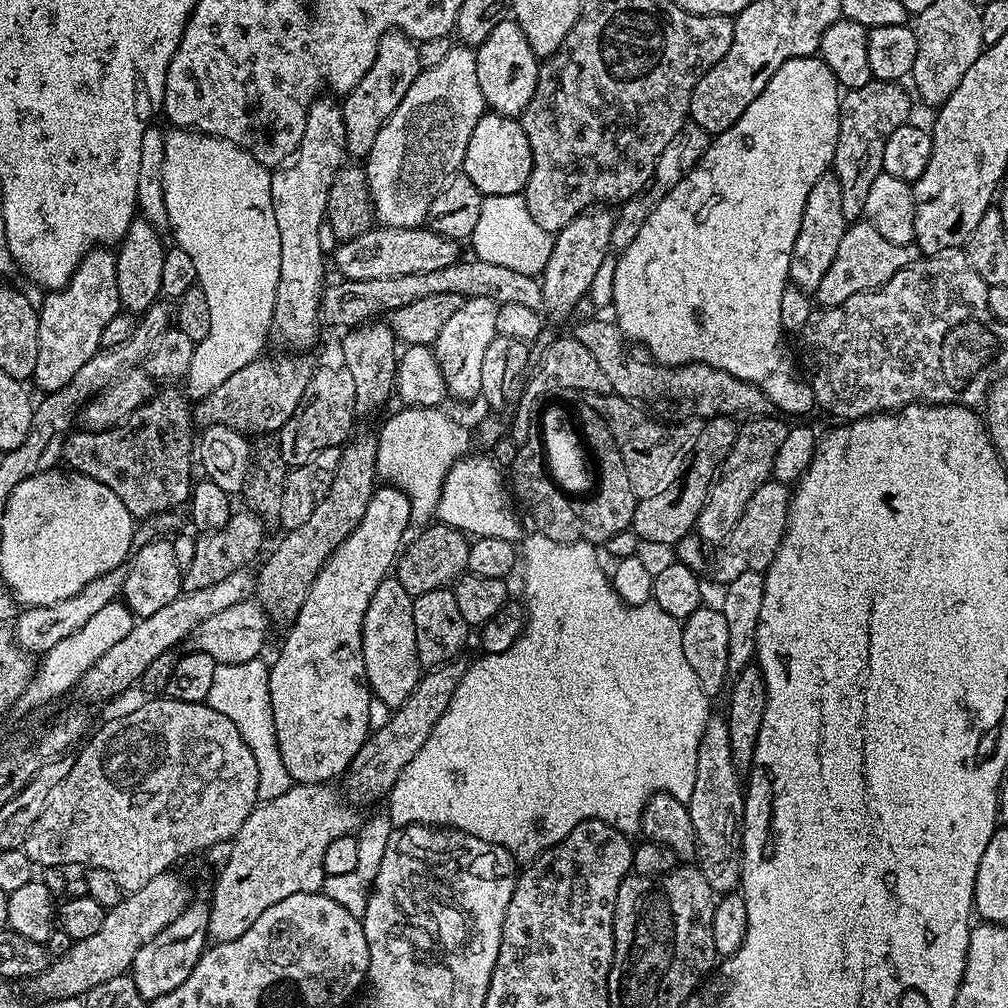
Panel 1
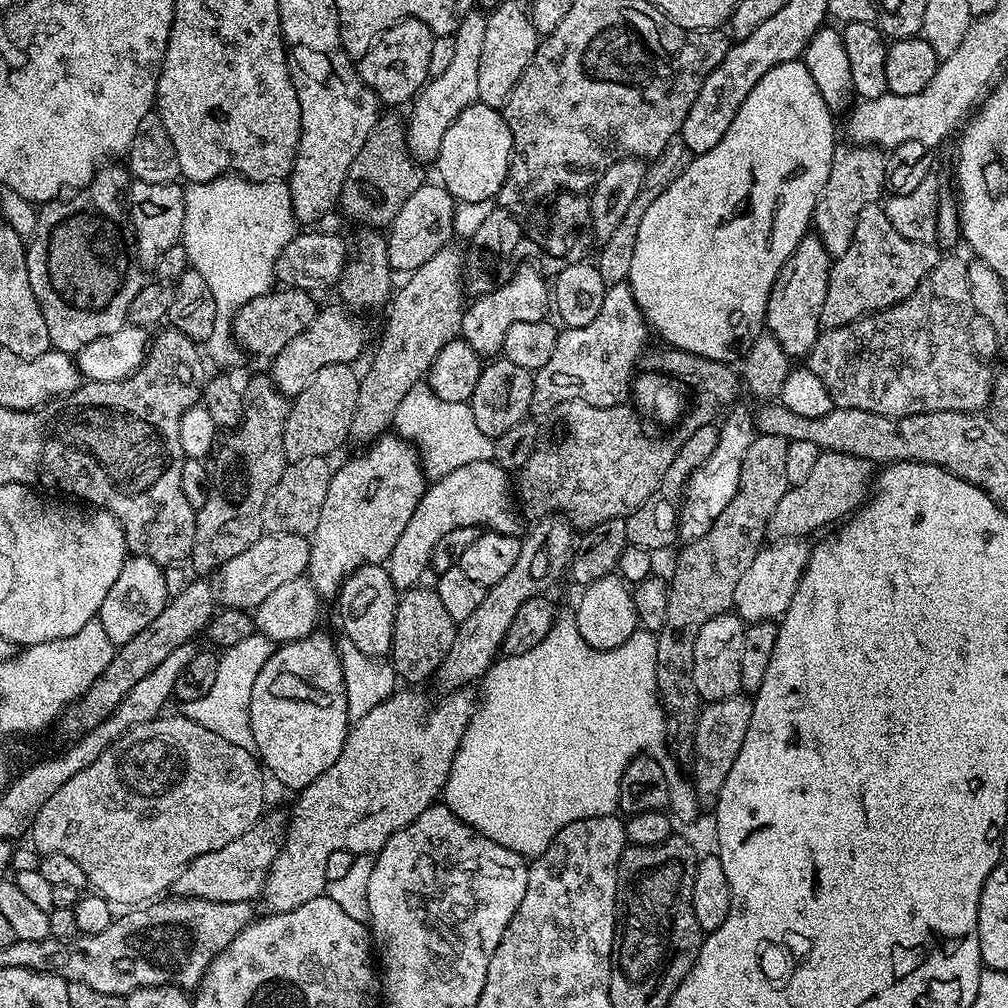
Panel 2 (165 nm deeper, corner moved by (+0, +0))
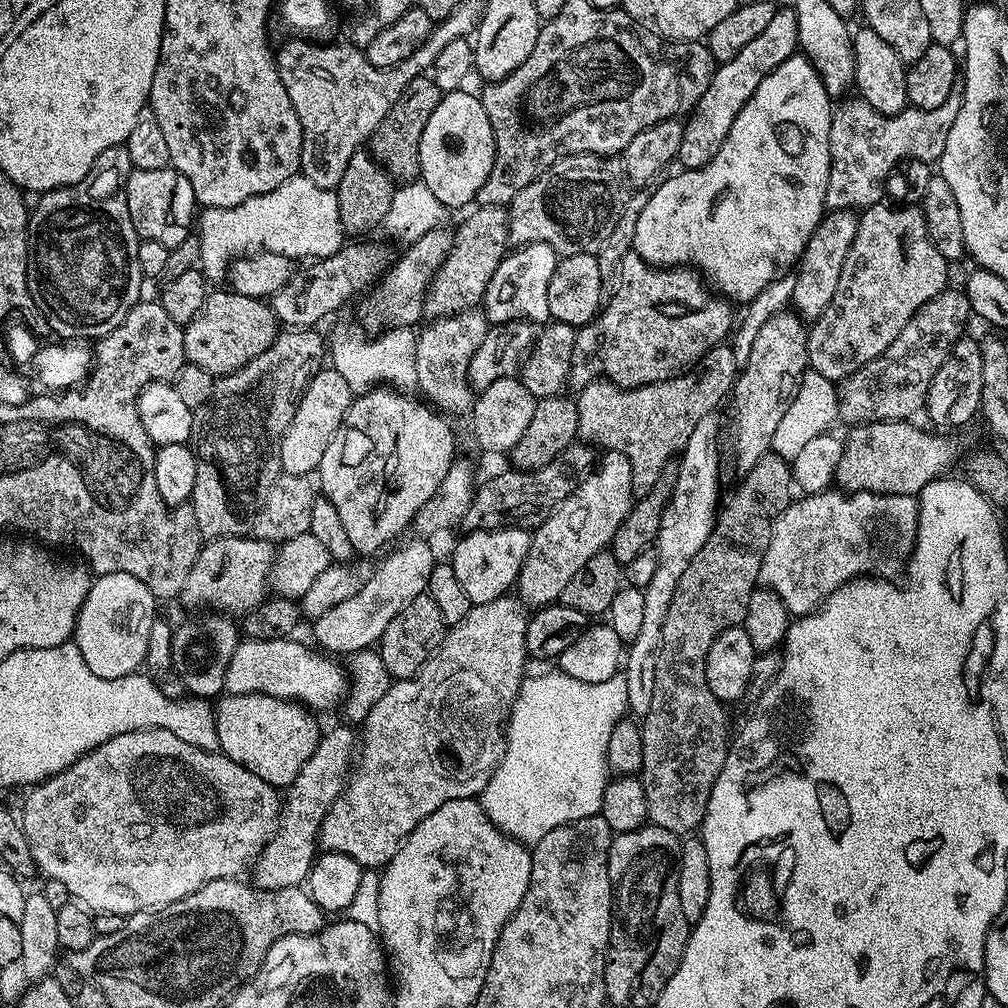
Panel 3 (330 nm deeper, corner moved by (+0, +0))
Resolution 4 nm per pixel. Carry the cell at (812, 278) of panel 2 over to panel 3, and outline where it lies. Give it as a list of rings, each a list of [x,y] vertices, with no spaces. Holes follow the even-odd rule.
[[[783,310],[759,331],[749,361],[739,369],[732,385],[732,456],[741,473],[749,472],[754,462],[771,449],[774,432],[794,402],[808,370],[808,328],[795,311]]]

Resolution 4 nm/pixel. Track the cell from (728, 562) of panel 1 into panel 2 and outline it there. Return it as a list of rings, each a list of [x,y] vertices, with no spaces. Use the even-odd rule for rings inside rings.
[[[821,452],[810,478],[791,485],[788,492],[782,494],[782,502],[774,506],[774,514],[768,519],[767,535],[773,541],[808,538],[811,532],[827,524],[843,521],[868,499],[873,480],[874,468],[869,461],[841,452]]]

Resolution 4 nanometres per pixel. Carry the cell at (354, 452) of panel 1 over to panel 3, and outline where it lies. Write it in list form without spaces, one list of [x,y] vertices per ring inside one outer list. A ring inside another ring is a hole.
[[[480,206],[475,210],[454,228],[452,248],[438,274],[434,274],[428,297],[424,299],[425,317],[453,316],[477,307],[483,301],[486,286],[490,286],[490,278],[494,278],[494,270],[498,270],[510,251],[507,211],[498,206]]]

